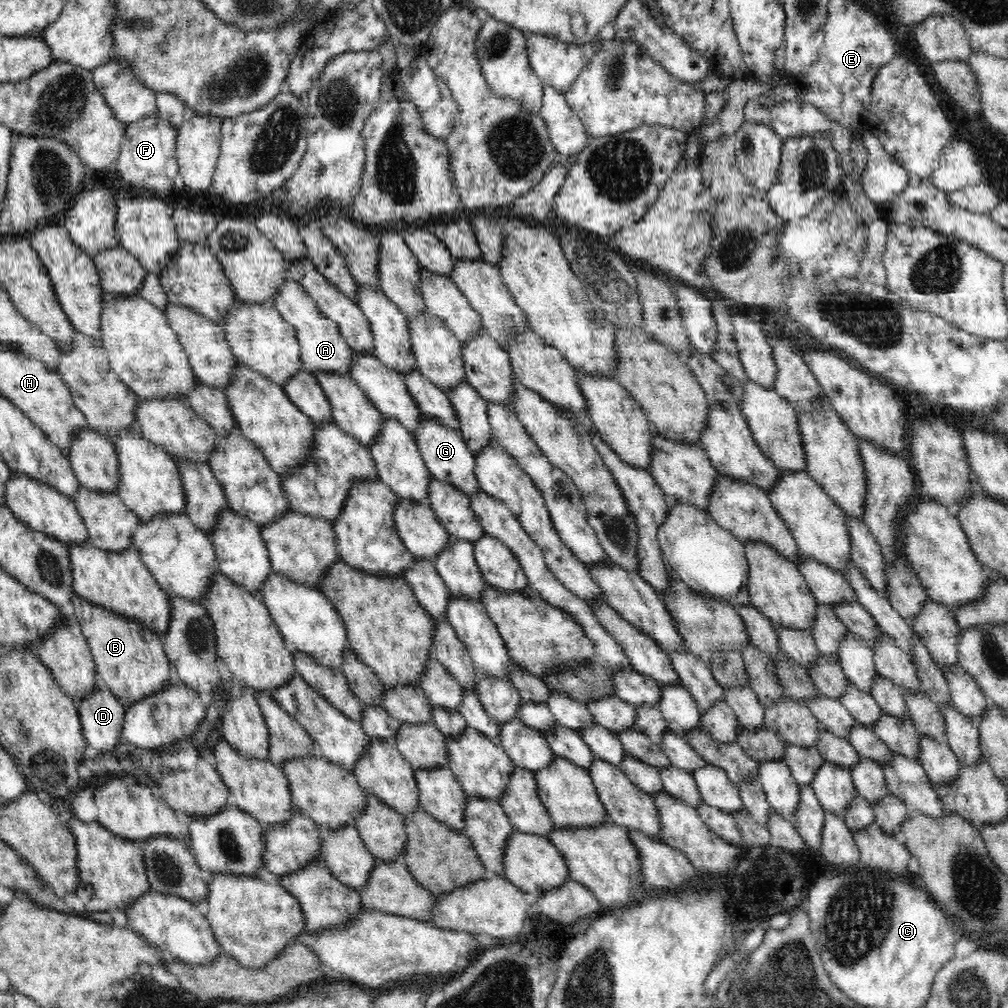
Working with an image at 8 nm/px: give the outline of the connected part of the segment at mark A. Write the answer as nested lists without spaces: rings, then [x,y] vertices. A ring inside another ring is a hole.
[[[287,279],[282,282],[282,289],[275,297],[273,307],[280,312],[286,322],[294,325],[298,345],[300,345],[301,360],[308,370],[316,371],[316,373],[349,375],[355,362],[353,348],[340,334],[338,323],[322,315],[316,302],[306,293],[298,281]]]

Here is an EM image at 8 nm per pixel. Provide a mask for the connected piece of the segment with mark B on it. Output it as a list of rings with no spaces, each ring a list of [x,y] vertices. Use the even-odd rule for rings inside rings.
[[[79,595],[72,596],[69,608],[81,626],[92,656],[97,674],[123,706],[140,702],[150,694],[156,694],[170,686],[174,677],[170,659],[163,649],[163,641],[153,630],[143,624],[96,606]]]

